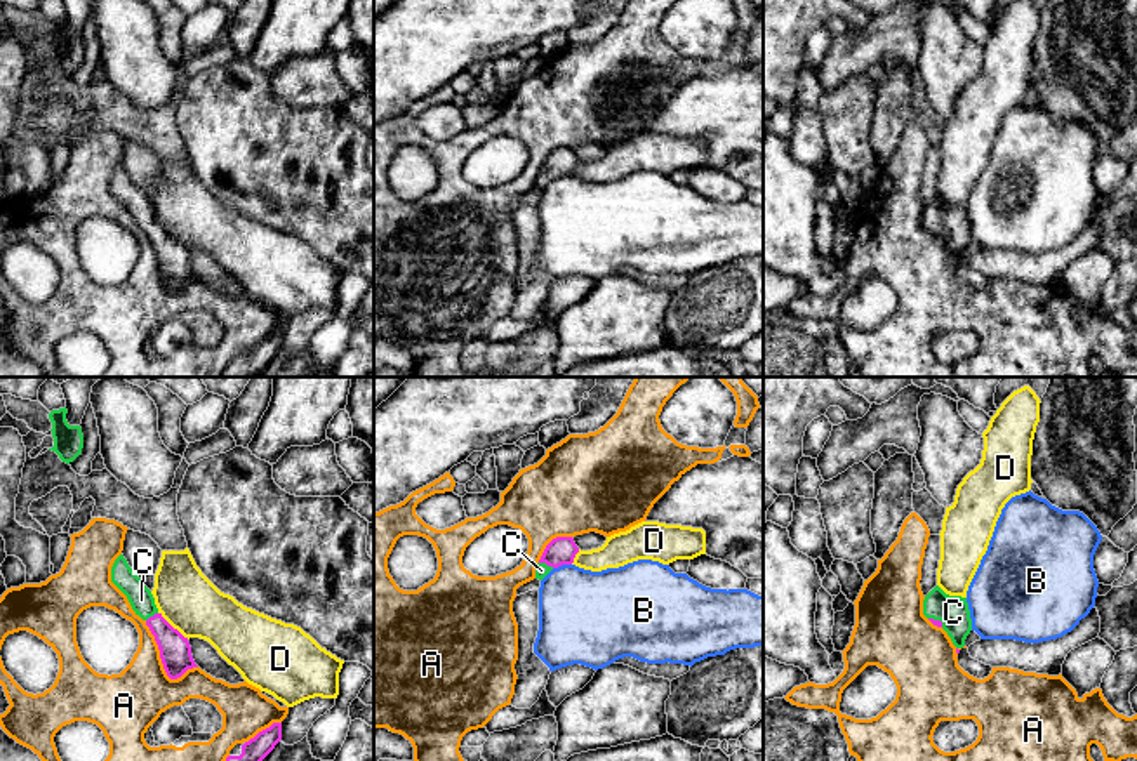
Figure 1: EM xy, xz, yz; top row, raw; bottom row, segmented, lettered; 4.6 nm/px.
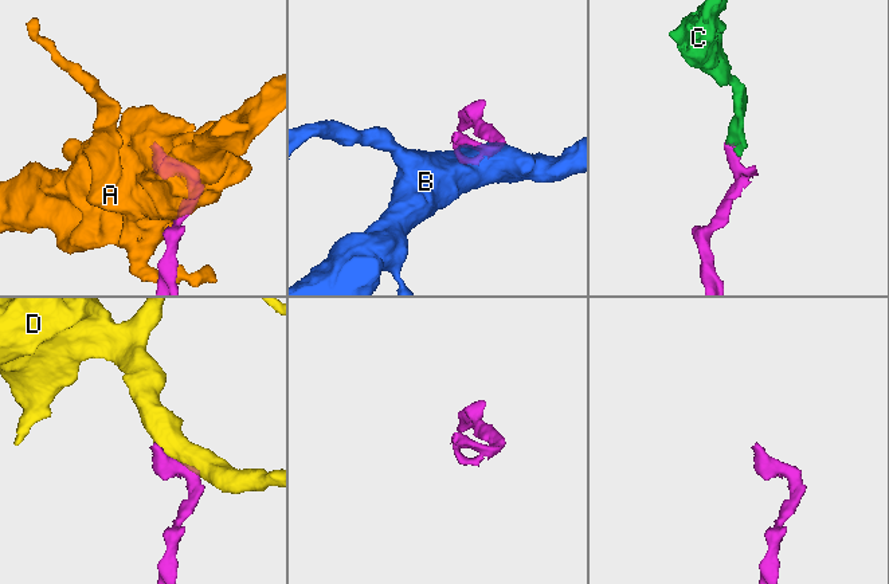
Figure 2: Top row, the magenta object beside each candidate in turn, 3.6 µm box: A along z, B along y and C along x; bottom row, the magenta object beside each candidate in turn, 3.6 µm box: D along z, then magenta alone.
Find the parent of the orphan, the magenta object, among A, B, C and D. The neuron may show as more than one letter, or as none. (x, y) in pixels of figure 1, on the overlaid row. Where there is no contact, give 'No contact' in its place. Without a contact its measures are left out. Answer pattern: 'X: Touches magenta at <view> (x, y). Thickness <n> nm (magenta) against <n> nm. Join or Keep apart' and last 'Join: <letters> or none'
A: Touches magenta at xy (162, 662). Thickness 140 nm (magenta) against 300 nm. Keep apart
B: Touches magenta at xz (562, 563). Thickness 130 nm (magenta) against 400 nm. Keep apart
C: Touches magenta at xz (546, 563). Thickness 130 nm (magenta) against 60 nm. Join
D: Touches magenta at xy (172, 628). Thickness 140 nm (magenta) against 280 nm. Keep apart
Join: C

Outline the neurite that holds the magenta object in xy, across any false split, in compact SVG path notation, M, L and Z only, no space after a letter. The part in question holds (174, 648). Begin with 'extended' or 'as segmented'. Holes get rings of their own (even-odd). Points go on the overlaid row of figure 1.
extended; M123 554L111 566L111 582L127 596L136 615L150 627L158 645L163 669L170 679L177 679L188 669L198 667L193 660L188 638L162 617L151 591L132 572Z

